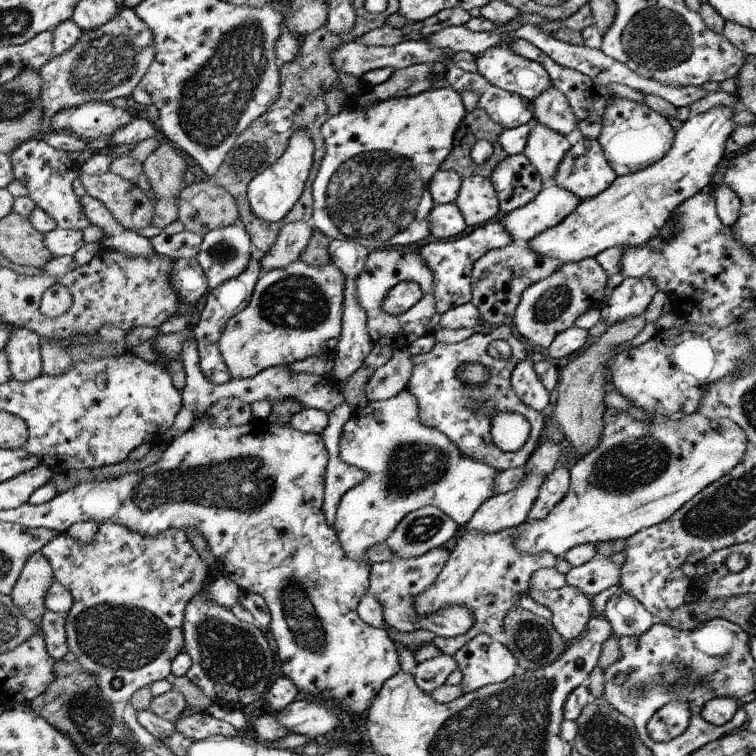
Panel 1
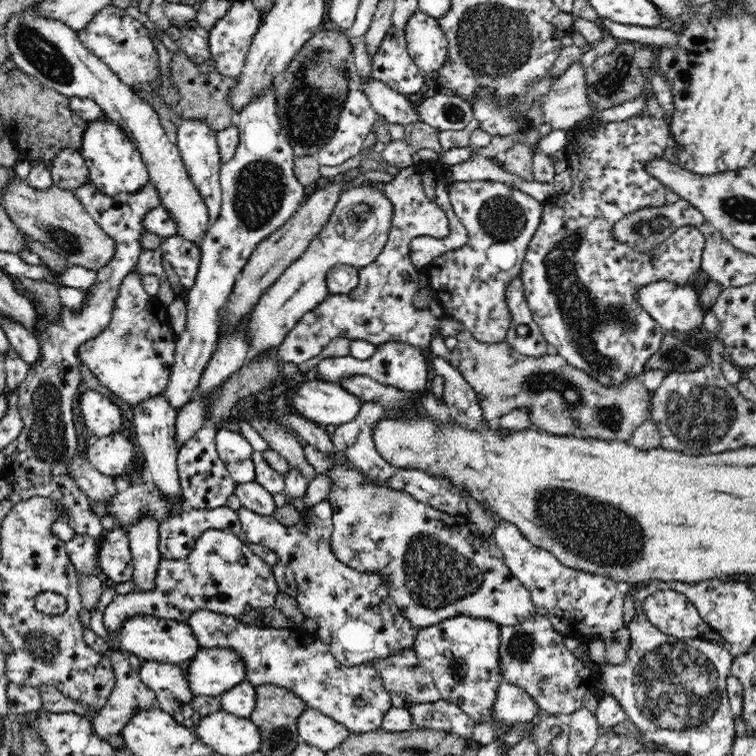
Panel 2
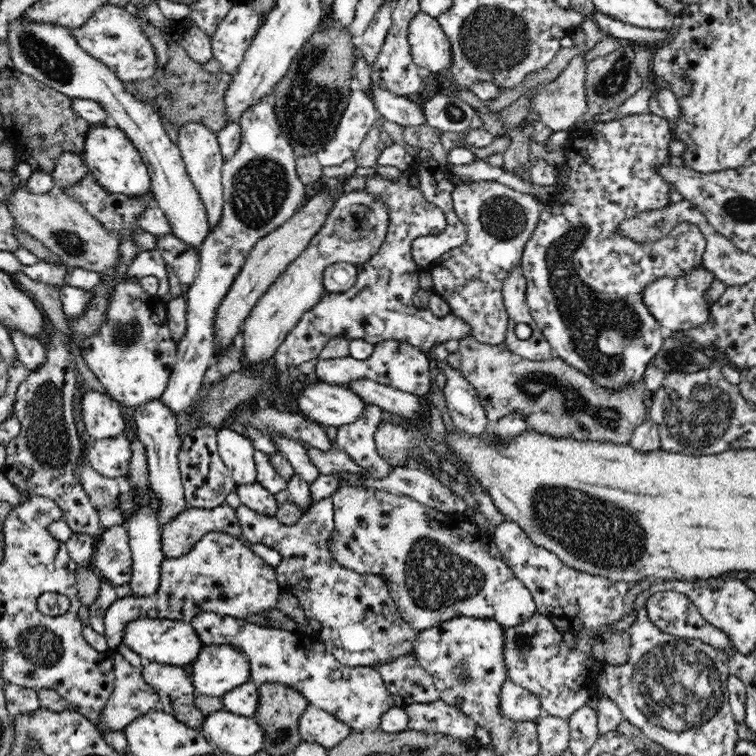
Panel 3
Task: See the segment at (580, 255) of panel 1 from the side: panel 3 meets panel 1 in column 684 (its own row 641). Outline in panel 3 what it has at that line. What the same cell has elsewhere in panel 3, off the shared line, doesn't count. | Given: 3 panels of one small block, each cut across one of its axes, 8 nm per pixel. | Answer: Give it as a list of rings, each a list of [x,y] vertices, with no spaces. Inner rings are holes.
[[[140,617],[128,623],[123,634],[123,642],[145,662],[154,661],[175,667],[192,664],[204,647],[190,622],[148,617]]]

